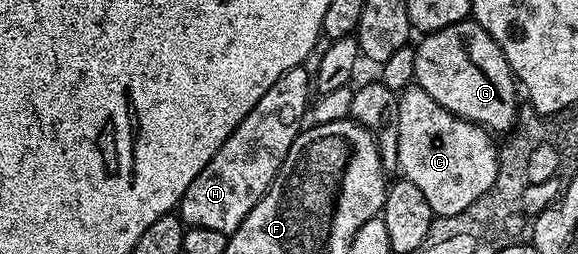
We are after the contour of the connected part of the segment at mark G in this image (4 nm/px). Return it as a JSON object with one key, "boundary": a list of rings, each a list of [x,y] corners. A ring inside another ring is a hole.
{"boundary":[[[466,18],[445,29],[428,31],[420,39],[423,40],[414,44],[414,82],[425,89],[437,105],[492,133],[507,131],[514,125],[515,110],[519,107],[515,100],[516,77],[497,41],[493,41],[479,23]]]}

